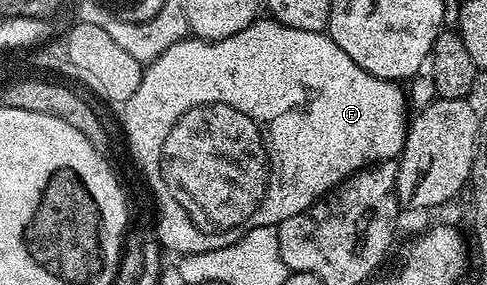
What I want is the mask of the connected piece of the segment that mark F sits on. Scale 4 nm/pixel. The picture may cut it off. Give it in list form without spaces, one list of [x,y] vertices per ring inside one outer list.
[[[268,16],[258,17],[256,22],[252,22],[247,28],[243,28],[243,32],[235,32],[235,36],[227,36],[218,42],[207,42],[204,38],[190,36],[179,44],[171,44],[171,48],[167,48],[167,52],[163,52],[163,56],[159,56],[155,61],[144,67],[139,80],[139,88],[135,88],[135,96],[131,96],[131,100],[123,103],[122,110],[125,111],[121,114],[121,122],[125,125],[125,138],[129,141],[129,150],[133,153],[134,160],[141,165],[141,170],[145,173],[146,180],[149,181],[149,190],[153,193],[154,200],[157,201],[157,231],[155,231],[157,241],[161,243],[166,251],[174,250],[177,256],[211,252],[215,248],[227,248],[238,242],[251,228],[280,226],[283,220],[287,220],[287,216],[295,216],[295,212],[303,212],[311,204],[315,204],[320,200],[328,190],[334,190],[342,180],[349,177],[350,174],[354,174],[355,171],[364,170],[365,167],[378,162],[388,162],[396,159],[405,147],[405,132],[408,130],[411,121],[410,111],[405,111],[405,94],[401,89],[402,87],[396,82],[388,82],[379,76],[371,76],[371,72],[363,72],[363,68],[359,68],[359,64],[355,64],[355,60],[351,60],[351,56],[347,56],[347,52],[343,52],[343,48],[339,48],[339,44],[335,44],[335,40],[331,40],[328,33],[303,32],[300,28],[287,28]]]

